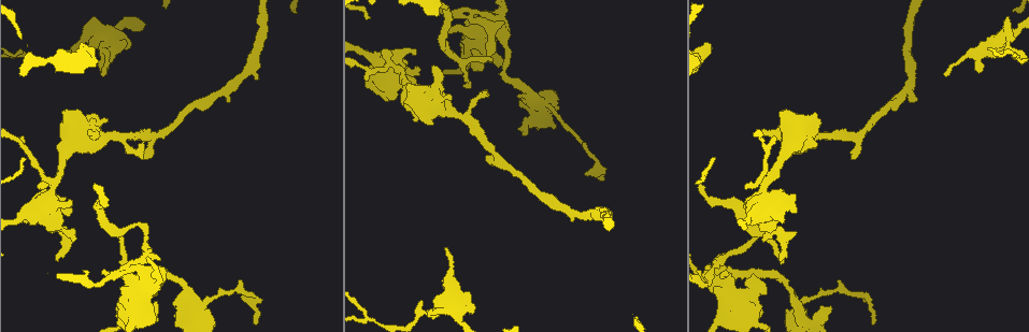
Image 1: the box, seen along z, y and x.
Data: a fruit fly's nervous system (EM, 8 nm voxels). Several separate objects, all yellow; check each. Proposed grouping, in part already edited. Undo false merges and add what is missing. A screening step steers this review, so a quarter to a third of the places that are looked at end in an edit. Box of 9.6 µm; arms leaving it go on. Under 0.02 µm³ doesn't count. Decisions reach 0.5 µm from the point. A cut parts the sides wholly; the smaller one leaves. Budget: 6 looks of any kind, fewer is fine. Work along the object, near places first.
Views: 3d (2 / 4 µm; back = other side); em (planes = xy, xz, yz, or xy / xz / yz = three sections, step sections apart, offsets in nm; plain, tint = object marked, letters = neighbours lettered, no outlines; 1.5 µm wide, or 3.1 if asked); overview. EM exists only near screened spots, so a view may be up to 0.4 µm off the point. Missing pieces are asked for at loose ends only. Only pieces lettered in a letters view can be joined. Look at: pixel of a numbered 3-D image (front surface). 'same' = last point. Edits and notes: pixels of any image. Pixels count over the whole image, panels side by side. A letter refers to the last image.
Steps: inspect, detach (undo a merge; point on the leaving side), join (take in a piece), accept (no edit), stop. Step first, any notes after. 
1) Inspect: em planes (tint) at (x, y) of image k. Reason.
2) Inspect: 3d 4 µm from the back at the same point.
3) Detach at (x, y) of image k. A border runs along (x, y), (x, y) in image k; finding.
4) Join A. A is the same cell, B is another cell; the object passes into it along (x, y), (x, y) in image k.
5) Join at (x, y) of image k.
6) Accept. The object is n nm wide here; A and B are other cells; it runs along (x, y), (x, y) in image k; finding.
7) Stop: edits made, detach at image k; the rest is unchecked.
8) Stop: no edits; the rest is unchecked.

Inspect: 3d 4 µm at (765, 131) of image 1. Free end.

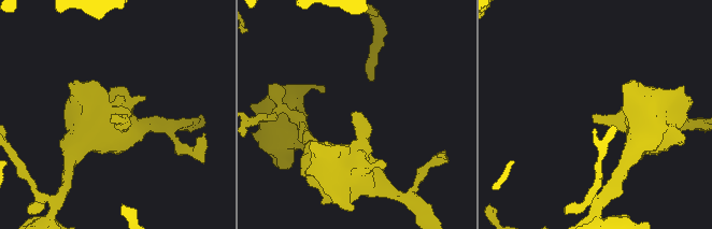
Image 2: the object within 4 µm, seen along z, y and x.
Inspect: em xy step 8 (tint) at (592, 115) of image 2.

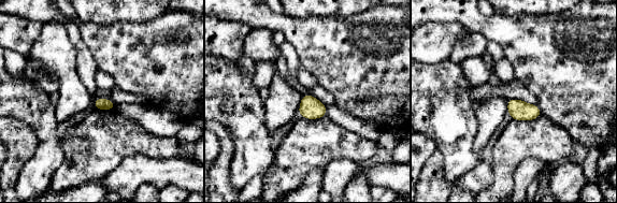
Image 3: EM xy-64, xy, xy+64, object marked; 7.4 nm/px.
Inspect: em xy step 8 (letters) at the same point.

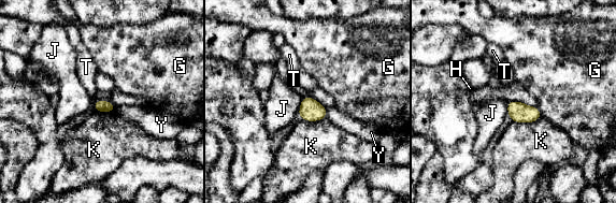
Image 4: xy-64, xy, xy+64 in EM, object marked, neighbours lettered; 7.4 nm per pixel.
Accept. G, H, J, K, T and Y are other cells; a border runs along (99, 99), (92, 105) in image 4; none of them fits.

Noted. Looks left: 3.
Inspect: 3d 2 µm at (853, 156) of image 1. Free end.

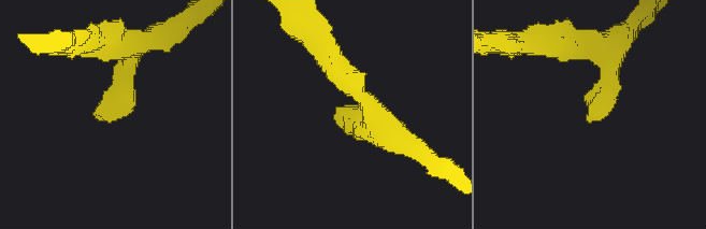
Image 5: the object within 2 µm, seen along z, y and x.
Inspect: em planes (plain) at (93, 113) of image 5.

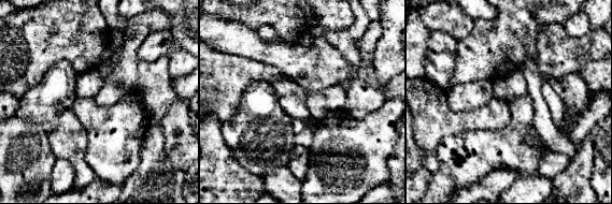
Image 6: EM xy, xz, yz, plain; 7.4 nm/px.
Inspect: em planes (letters) at the same point. What lies round it.

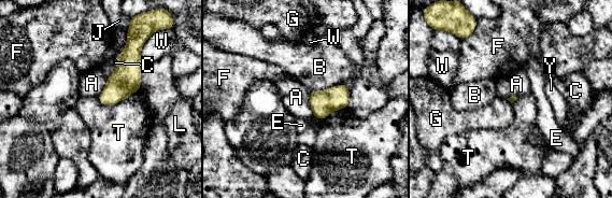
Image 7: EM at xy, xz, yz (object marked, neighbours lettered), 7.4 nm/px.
Accept. A, B, C, E, F, G, J, L, T, W and Y are other cells; a border runs along (140, 89), (112, 104), (97, 99) in image 7; no lettered piece goes on from it.

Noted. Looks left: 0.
Stop: no edits; the rest is unchecked.

